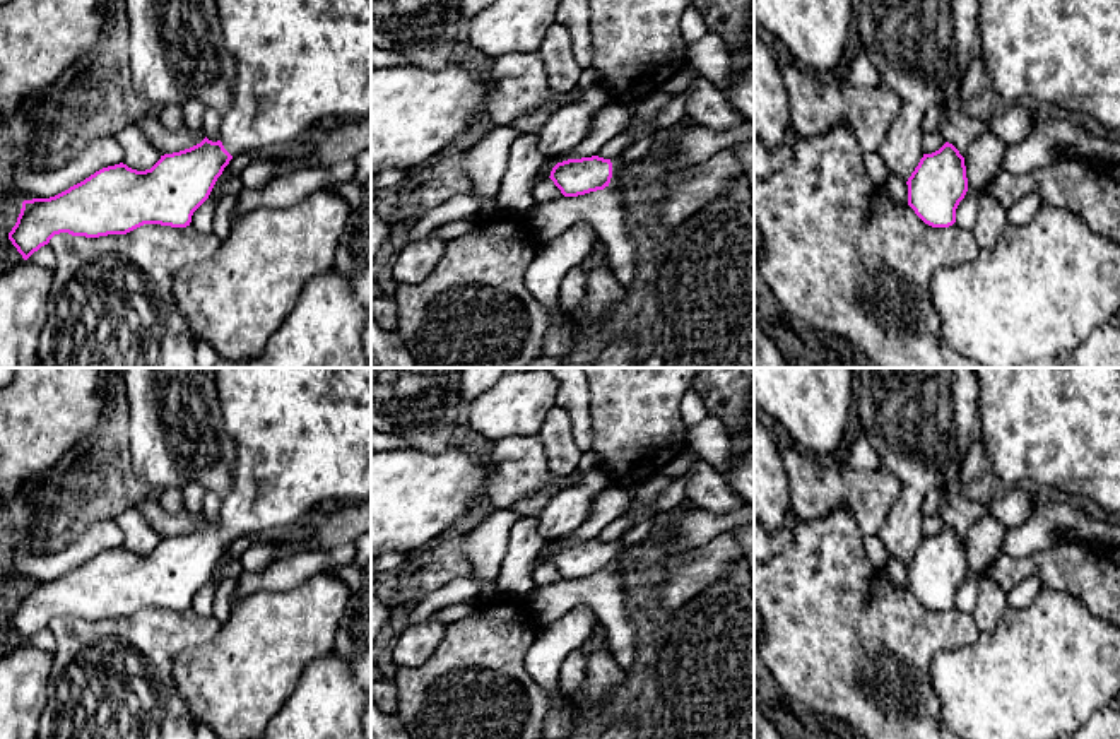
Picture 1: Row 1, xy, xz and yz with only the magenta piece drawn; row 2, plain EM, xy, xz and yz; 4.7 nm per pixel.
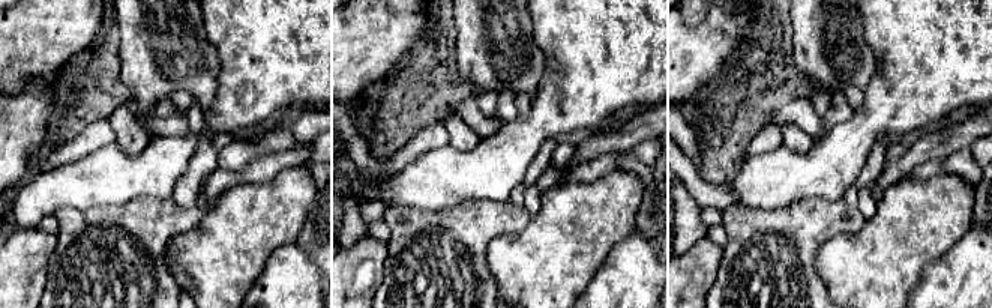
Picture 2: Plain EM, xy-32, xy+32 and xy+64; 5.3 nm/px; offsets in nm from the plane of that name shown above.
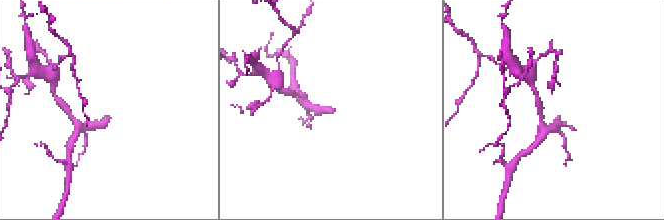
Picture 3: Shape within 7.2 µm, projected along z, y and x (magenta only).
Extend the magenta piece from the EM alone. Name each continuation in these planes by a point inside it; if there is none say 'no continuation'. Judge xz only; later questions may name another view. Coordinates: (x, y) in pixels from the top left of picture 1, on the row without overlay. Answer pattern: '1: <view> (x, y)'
1: xz (619, 551)

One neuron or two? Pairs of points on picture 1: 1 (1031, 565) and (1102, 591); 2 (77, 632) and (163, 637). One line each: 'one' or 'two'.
1: one
2: one

